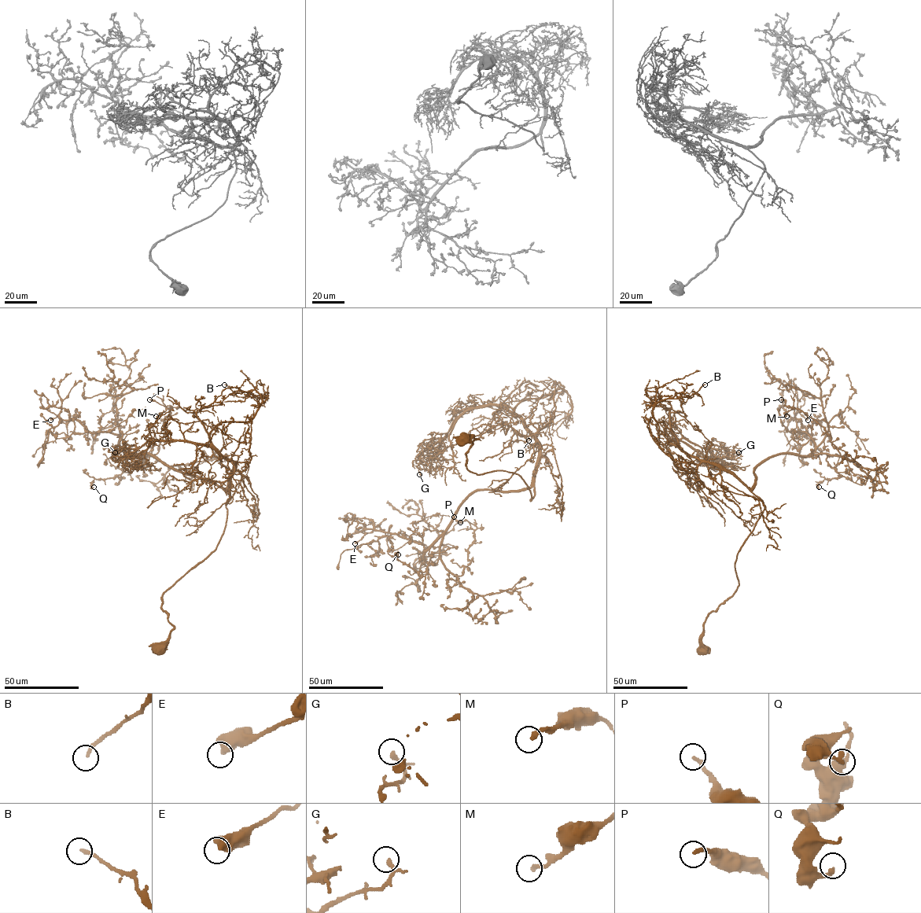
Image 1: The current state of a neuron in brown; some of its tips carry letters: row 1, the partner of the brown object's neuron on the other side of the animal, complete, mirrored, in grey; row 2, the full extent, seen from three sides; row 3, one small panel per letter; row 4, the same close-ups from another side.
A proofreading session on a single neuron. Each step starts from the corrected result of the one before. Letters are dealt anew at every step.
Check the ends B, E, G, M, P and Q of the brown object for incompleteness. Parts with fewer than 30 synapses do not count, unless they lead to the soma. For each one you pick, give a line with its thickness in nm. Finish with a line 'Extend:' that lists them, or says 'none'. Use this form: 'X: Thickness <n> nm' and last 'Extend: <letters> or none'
Extend: none

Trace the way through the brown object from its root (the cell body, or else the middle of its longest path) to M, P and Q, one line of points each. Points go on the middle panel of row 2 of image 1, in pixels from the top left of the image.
M: (465, 436), (469, 470), (534, 495), (467, 498), (440, 546), (458, 576), (460, 522)
P: (465, 436), (469, 470), (534, 495), (462, 503), (440, 550), (461, 576), (477, 527), (454, 517)
Q: (465, 436), (478, 439), (469, 470), (513, 472), (533, 498), (533, 486), (473, 492), (424, 576), (398, 554)

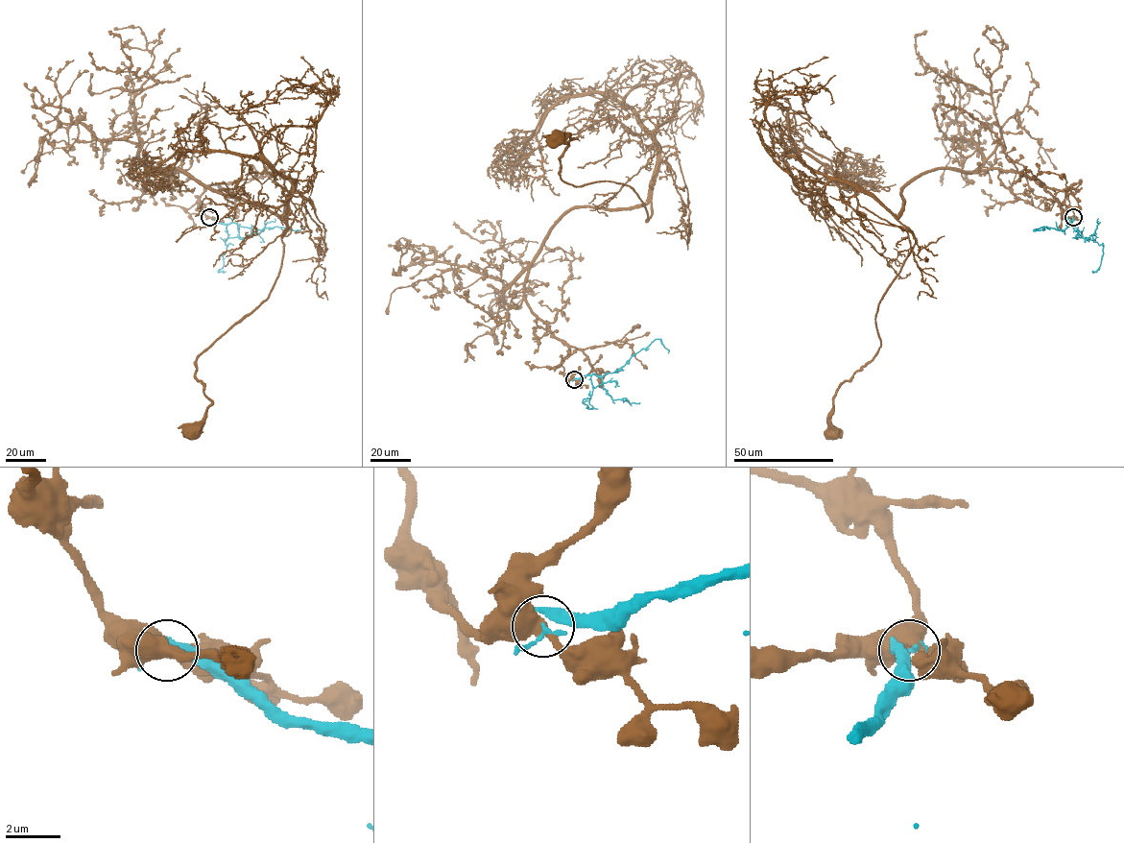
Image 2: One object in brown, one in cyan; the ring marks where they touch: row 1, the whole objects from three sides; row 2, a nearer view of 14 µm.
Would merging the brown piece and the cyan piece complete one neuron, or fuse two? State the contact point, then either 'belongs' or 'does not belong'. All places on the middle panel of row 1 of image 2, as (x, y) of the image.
(574, 379) | does not belong

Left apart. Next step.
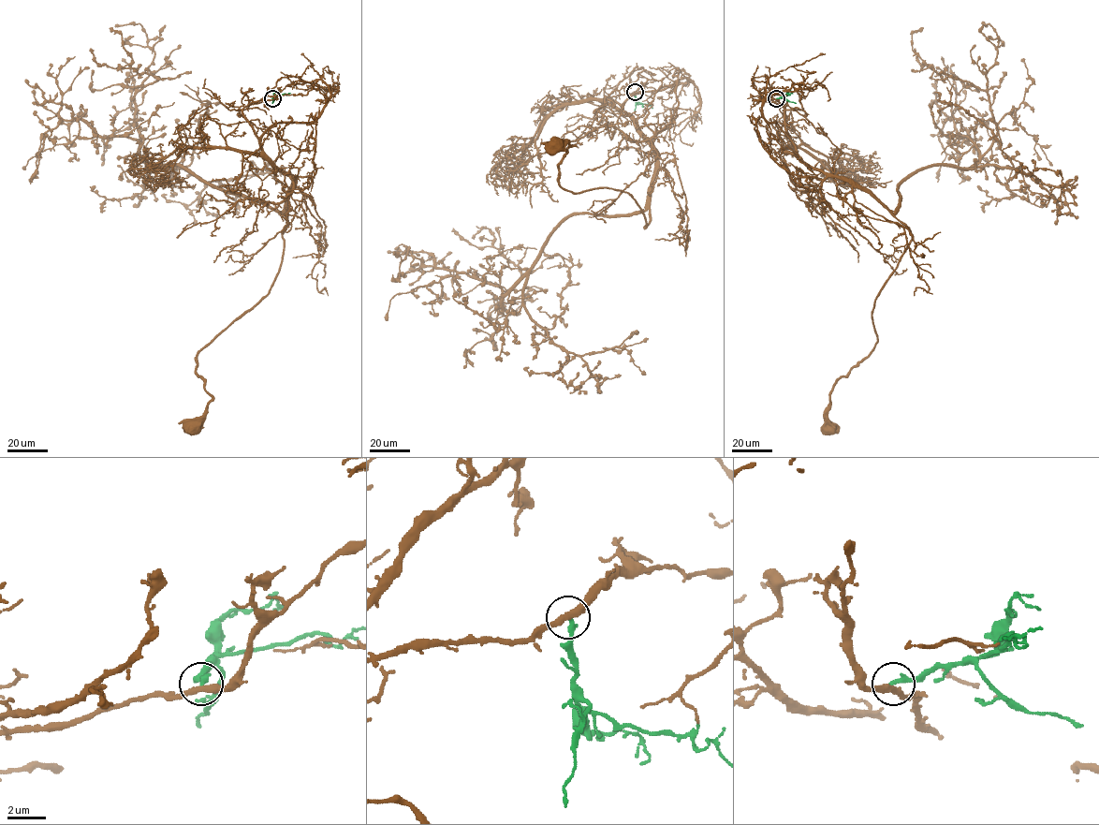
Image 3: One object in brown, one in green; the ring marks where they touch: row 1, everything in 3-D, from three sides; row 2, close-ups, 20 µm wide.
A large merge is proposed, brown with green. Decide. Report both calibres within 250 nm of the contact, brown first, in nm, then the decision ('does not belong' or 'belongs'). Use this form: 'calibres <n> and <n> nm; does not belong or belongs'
calibres 340 and 280 nm; does not belong

